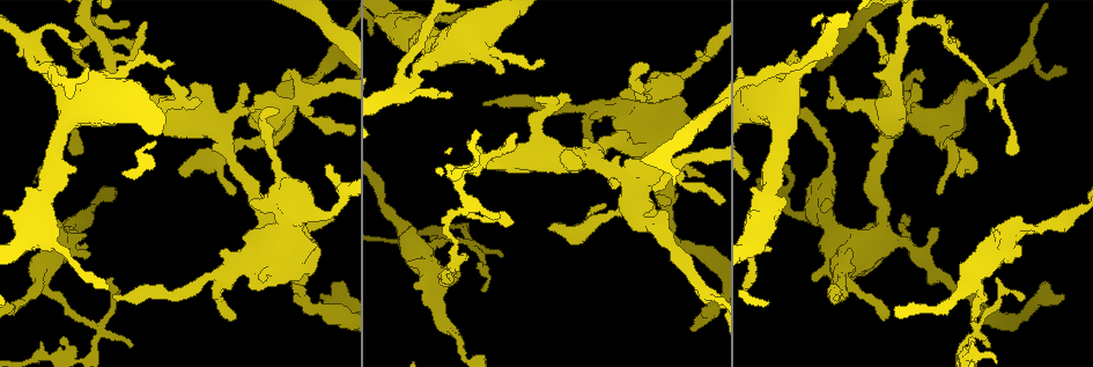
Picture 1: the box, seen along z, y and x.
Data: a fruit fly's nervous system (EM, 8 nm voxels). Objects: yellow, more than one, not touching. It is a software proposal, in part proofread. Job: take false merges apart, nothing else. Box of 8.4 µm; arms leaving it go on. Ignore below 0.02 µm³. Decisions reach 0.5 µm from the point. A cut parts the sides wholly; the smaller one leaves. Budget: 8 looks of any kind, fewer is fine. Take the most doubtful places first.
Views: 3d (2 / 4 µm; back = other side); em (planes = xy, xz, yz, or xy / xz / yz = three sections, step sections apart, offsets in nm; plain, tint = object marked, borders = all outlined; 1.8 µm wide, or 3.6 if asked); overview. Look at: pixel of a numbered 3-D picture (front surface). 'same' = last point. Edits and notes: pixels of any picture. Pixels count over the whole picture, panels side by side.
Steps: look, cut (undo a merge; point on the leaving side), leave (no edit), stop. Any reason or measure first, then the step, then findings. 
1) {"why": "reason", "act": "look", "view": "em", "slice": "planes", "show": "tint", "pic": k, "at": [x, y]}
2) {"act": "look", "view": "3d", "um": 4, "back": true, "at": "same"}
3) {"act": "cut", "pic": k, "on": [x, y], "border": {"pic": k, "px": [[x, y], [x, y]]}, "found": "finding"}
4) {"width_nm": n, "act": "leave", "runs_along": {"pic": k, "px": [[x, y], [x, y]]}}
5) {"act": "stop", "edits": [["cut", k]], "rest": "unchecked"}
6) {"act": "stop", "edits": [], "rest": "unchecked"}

{"why": "branch point", "act": "look", "view": "3d", "um": 4, "pic": 1, "at": [431, 269]}

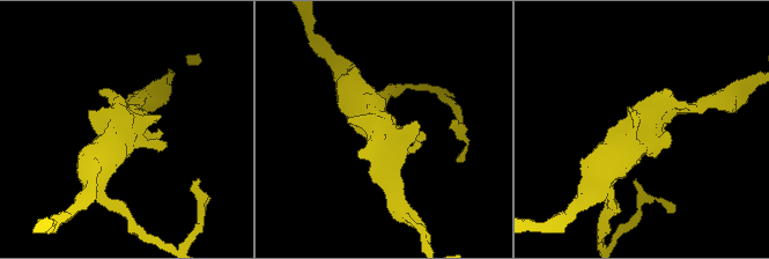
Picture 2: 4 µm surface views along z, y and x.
{"act": "look", "view": "em", "slice": "planes", "show": "plain", "pic": 2, "at": [384, 131]}

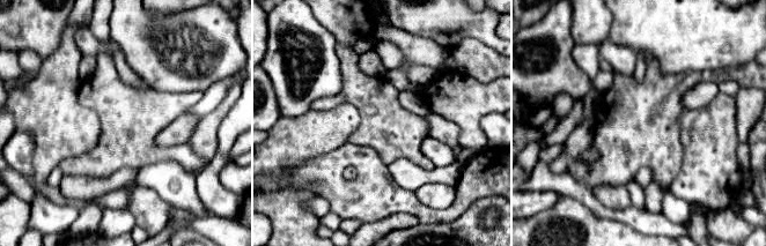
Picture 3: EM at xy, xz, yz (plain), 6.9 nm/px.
{"why": "where the object lies", "act": "look", "view": "em", "slice": "planes", "show": "tint", "at": "same"}

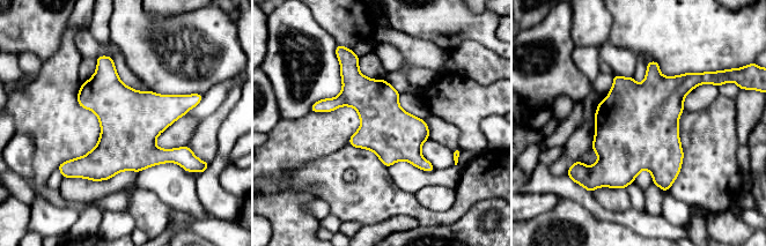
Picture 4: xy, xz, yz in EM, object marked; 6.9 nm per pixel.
{"act": "leave", "found": "continuous, no second neuron"}

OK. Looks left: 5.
{"act": "look", "view": "em", "um": 3.6, "slice": "yz", "step": 16, "show": "tint", "pic": 1, "at": [815, 211]}

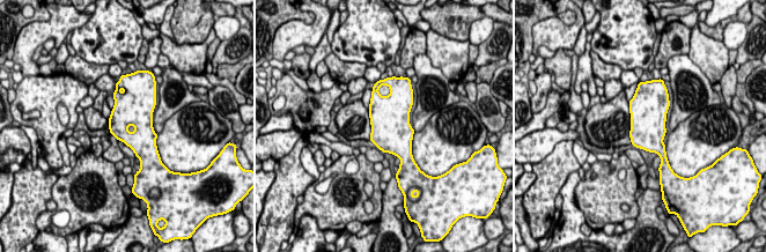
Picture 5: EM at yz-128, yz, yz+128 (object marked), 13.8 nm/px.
{"why": "another direction", "act": "look", "view": "em", "um": 3.6, "slice": "planes", "show": "tint", "at": "same"}

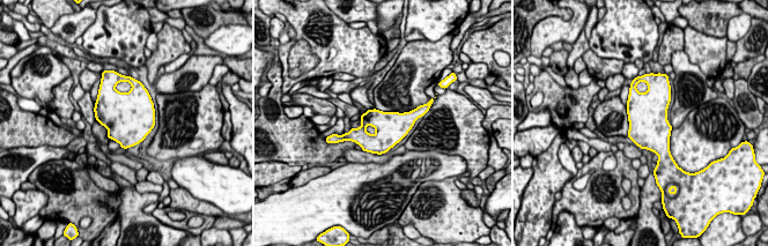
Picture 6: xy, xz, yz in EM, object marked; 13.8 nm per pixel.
{"act": "leave", "found": "one neuron here"}

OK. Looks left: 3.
{"why": "sharp bend", "act": "look", "view": "em", "slice": "planes", "show": "tint", "pic": 1, "at": [938, 138]}

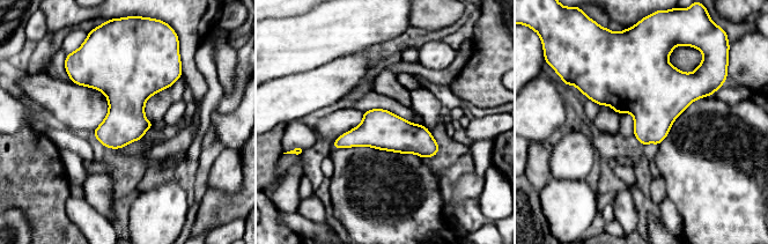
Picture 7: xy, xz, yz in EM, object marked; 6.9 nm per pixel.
{"width_nm": 280, "act": "leave", "found": "all the same neuron"}

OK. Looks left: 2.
{"act": "stop", "edits": [], "rest": "unchecked"}

